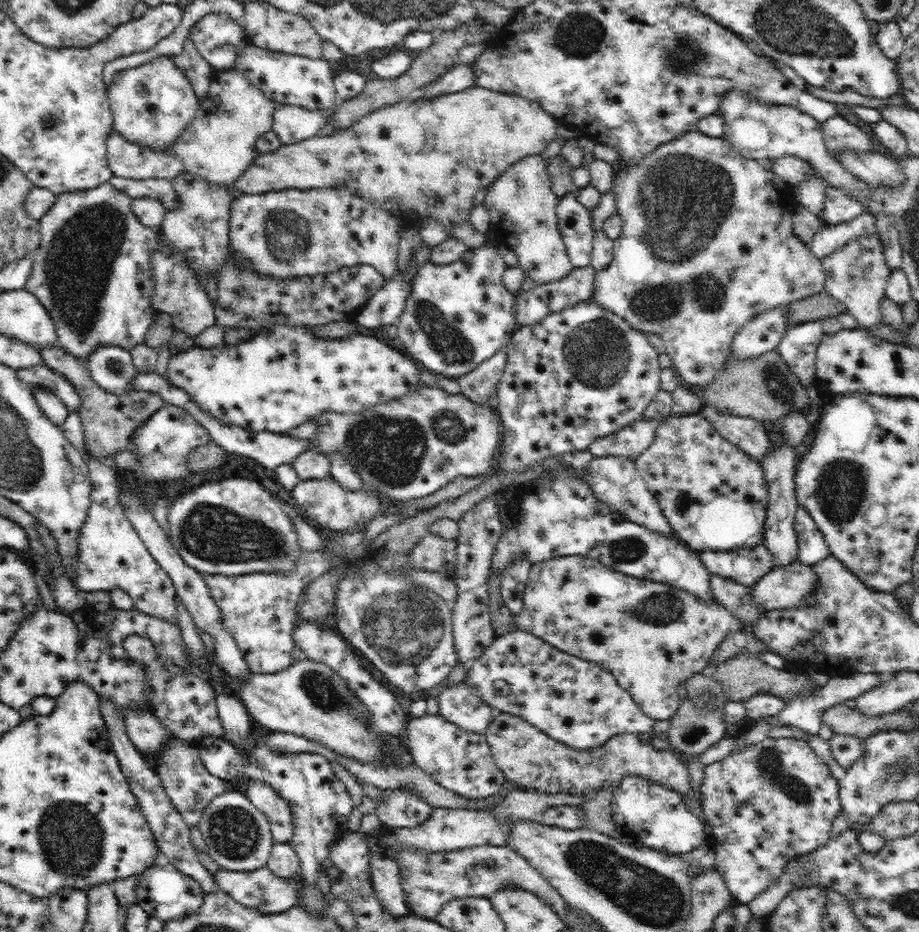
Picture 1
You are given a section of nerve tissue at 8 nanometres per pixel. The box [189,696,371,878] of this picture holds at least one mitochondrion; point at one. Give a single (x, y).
(235, 834)

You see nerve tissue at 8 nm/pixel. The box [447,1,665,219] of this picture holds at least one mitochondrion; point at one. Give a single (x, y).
(579, 35)

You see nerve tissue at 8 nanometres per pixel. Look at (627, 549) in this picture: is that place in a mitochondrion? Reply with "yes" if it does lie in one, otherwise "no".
yes

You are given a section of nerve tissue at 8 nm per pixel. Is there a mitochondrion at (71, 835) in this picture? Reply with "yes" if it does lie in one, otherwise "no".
yes

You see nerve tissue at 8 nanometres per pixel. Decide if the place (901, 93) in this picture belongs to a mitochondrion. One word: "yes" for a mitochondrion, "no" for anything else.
no

